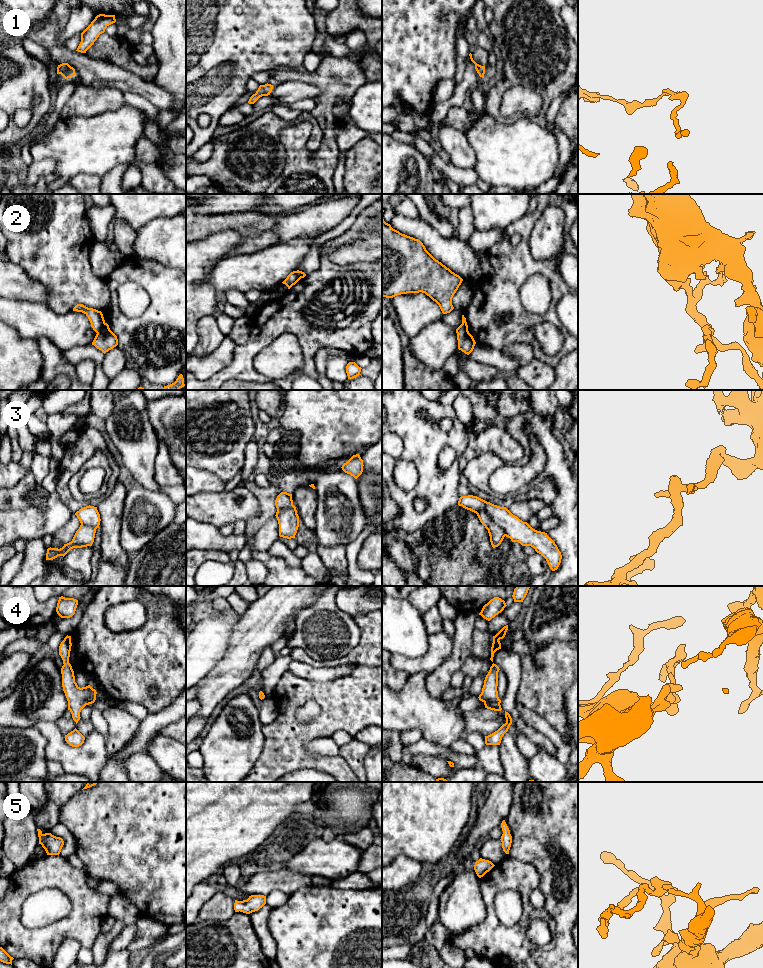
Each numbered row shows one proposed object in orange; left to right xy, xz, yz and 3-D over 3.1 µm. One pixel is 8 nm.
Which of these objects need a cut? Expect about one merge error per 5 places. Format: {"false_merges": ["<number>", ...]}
{"false_merges": ["2", "3"]}

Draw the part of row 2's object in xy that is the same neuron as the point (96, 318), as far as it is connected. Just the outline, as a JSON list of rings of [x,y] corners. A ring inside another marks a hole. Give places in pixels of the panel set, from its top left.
[[[77,304],[73,308],[73,311],[84,313],[88,317],[91,323],[91,327],[96,333],[98,333],[101,330],[101,328],[103,327],[105,323],[105,320],[101,311],[98,311],[93,308],[88,308],[84,306],[83,304]]]

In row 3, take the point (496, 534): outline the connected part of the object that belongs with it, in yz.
[[[481,510],[477,513],[480,522],[488,530],[490,536],[490,542],[493,548],[498,547],[505,537],[505,533],[502,528],[497,526],[490,518],[490,516]]]

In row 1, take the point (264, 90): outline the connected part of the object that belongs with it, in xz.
[[[267,83],[265,85],[260,85],[256,93],[250,97],[248,103],[254,104],[260,97],[270,95],[272,89],[273,89],[273,85],[271,84]]]

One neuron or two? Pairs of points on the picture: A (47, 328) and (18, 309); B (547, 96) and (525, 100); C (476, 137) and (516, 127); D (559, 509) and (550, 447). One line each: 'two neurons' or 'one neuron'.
A: one neuron
B: two neurons
C: one neuron
D: one neuron

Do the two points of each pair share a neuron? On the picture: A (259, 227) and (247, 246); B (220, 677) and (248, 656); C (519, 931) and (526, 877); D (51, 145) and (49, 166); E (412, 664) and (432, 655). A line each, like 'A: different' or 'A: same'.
A: same
B: same
C: same
D: different
E: same

